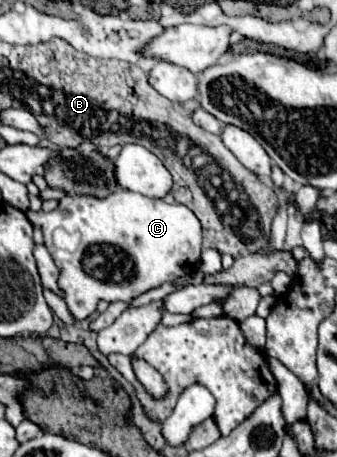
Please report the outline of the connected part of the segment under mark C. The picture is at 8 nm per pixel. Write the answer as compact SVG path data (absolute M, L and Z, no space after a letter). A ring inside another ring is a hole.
M116 189L106 199L66 195L52 213L26 211L26 215L44 231L44 245L60 269L58 285L76 321L90 317L102 299L128 303L148 289L192 275L200 263L200 221L180 203L168 205Z

